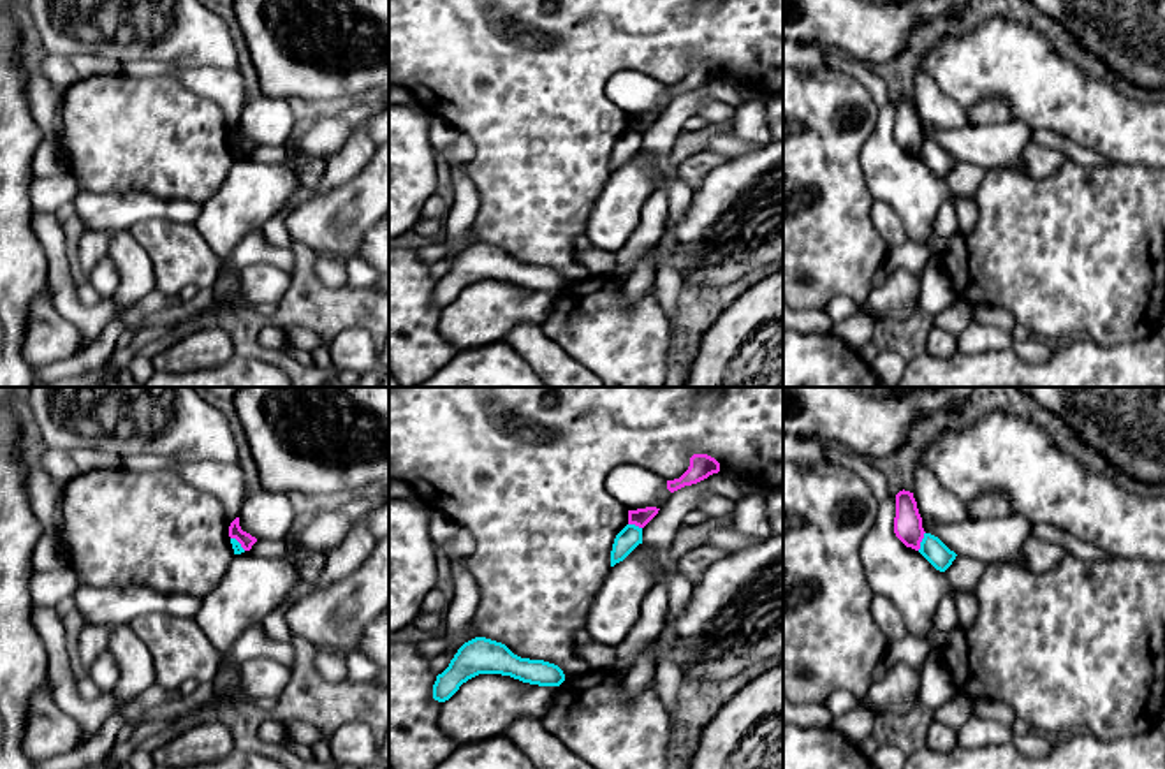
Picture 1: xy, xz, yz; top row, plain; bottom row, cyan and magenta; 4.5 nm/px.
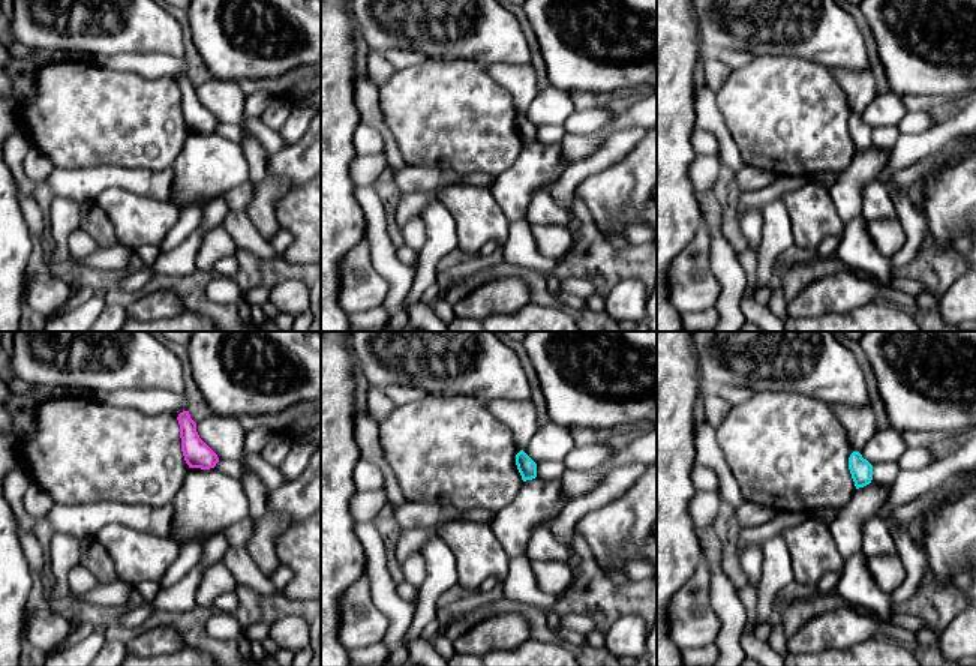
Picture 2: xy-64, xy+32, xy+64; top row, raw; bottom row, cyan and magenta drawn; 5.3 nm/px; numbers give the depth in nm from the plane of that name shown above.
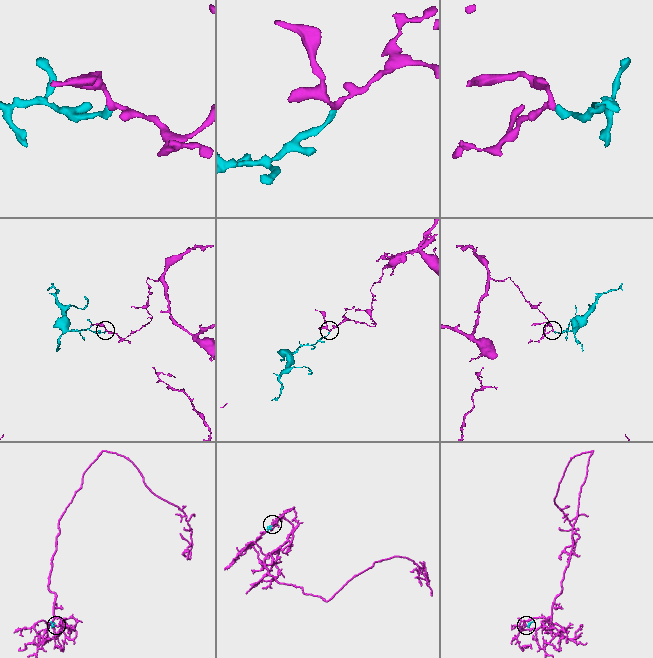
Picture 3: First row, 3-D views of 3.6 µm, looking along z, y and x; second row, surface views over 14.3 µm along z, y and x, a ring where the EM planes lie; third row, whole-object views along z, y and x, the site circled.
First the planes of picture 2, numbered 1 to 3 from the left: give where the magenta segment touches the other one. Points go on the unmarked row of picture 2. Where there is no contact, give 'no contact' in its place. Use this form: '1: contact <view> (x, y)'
1: no contact
2: no contact
3: no contact

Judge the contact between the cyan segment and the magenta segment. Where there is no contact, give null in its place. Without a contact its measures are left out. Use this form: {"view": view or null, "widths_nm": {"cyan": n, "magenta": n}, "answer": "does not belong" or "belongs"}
{"view": "yz", "widths_nm": {"cyan": 110, "magenta": 130}, "answer": "does not belong"}

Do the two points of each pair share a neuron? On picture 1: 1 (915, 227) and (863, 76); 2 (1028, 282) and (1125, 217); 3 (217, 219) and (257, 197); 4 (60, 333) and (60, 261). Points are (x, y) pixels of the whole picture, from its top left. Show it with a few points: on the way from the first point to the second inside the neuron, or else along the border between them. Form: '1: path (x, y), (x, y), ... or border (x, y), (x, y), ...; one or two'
1: path (912, 190), (884, 162), (884, 113); one
2: path (1053, 257), (1079, 254), (1100, 233); one
3: path (227, 215), (247, 199); one
4: border (50, 301), (78, 329), (81, 349); two

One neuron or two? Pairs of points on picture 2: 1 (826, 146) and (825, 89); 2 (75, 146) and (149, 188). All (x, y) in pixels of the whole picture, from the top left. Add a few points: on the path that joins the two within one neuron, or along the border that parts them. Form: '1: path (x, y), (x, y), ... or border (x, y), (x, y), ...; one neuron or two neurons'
1: path (825, 132), (825, 102); one neuron
2: border (143, 167), (87, 165), (74, 168); two neurons

